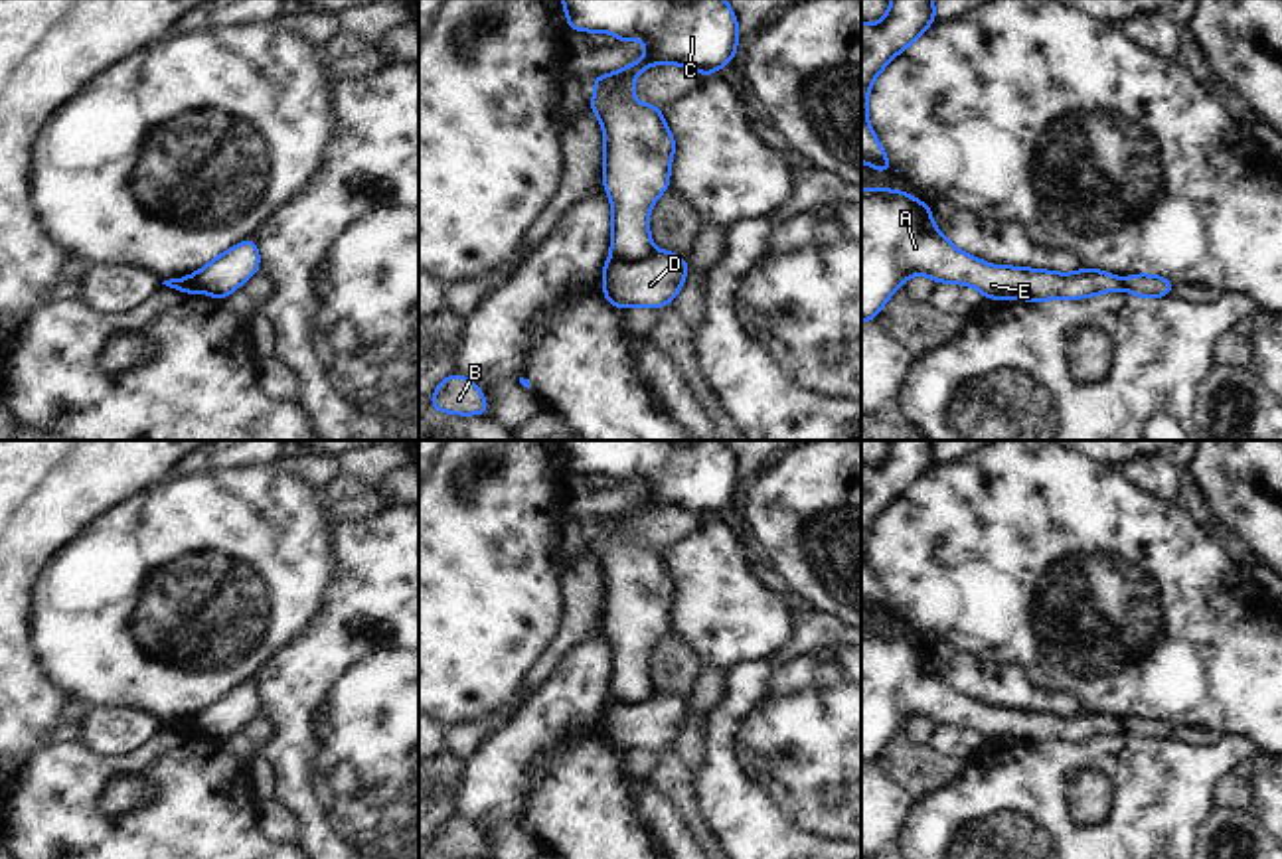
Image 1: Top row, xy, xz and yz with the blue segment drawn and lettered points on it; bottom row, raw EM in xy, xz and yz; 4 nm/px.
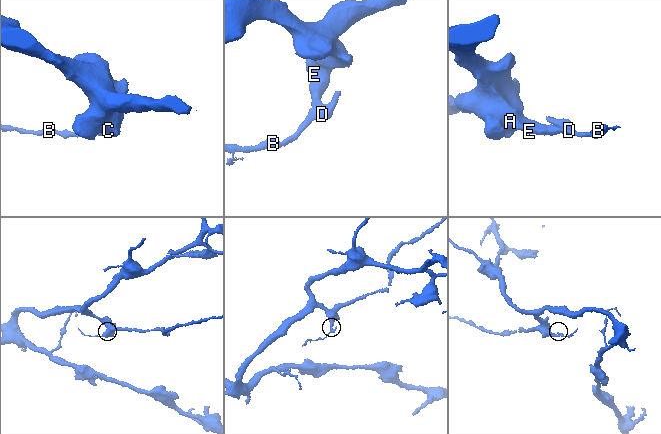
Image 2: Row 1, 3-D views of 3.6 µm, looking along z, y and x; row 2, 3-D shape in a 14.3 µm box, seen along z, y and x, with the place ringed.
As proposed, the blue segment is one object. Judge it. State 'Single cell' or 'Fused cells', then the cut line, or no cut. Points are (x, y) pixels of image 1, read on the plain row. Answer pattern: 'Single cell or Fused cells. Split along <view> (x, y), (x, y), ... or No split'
Fused cells. Split along xz (654, 692), (639, 702), (613, 702)

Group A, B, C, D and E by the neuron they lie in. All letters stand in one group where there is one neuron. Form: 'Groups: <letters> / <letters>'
Groups: A C E / B D

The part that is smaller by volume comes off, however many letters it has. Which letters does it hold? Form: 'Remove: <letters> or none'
Remove: B, D

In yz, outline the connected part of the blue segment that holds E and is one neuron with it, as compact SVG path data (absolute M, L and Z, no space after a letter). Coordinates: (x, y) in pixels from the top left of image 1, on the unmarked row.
M861 632L861 764L873 764L897 729L922 715L936 727L976 729L988 742L1023 741L1029 744L1055 741L1092 741L1124 731L1124 721L1106 713L1082 711L1053 715L1023 709L996 709L958 693L932 665L932 652L901 632Z

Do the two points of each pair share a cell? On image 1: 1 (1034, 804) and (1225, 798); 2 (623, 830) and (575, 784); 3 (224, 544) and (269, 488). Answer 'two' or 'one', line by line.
1: two
2: one
3: one

